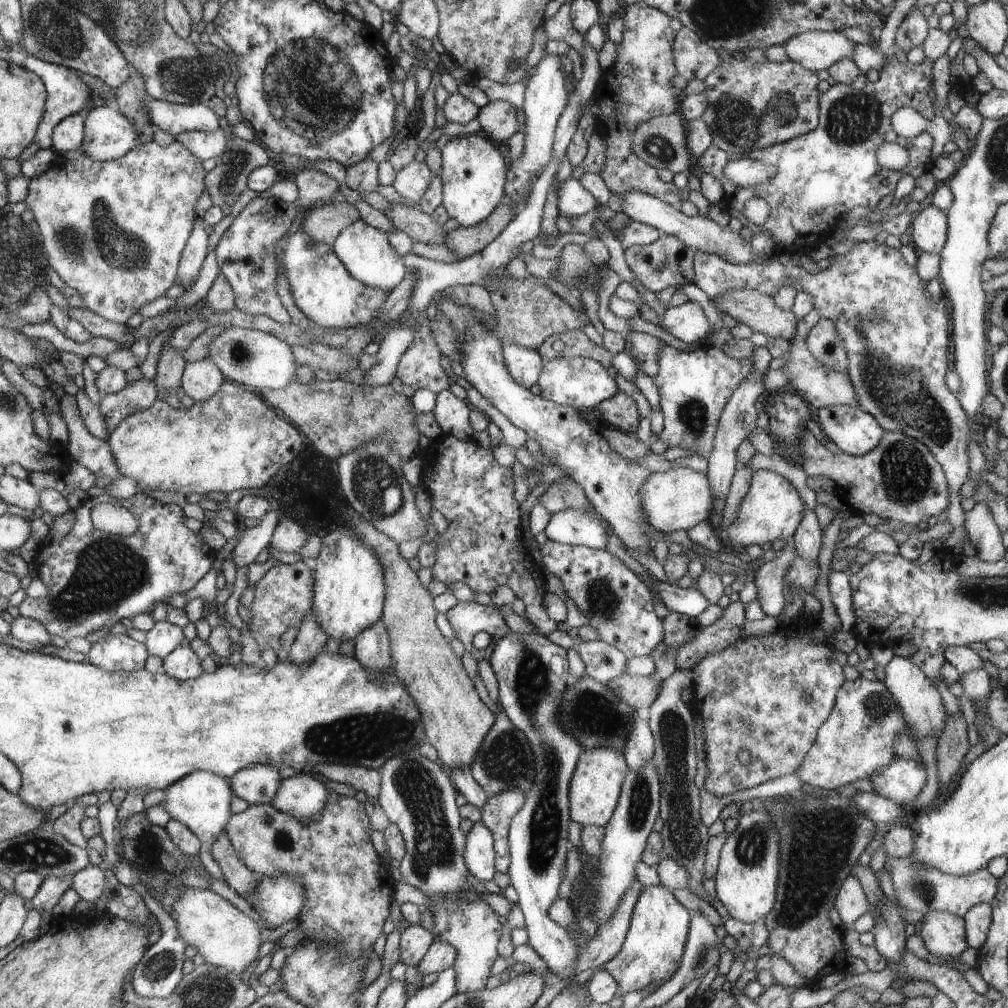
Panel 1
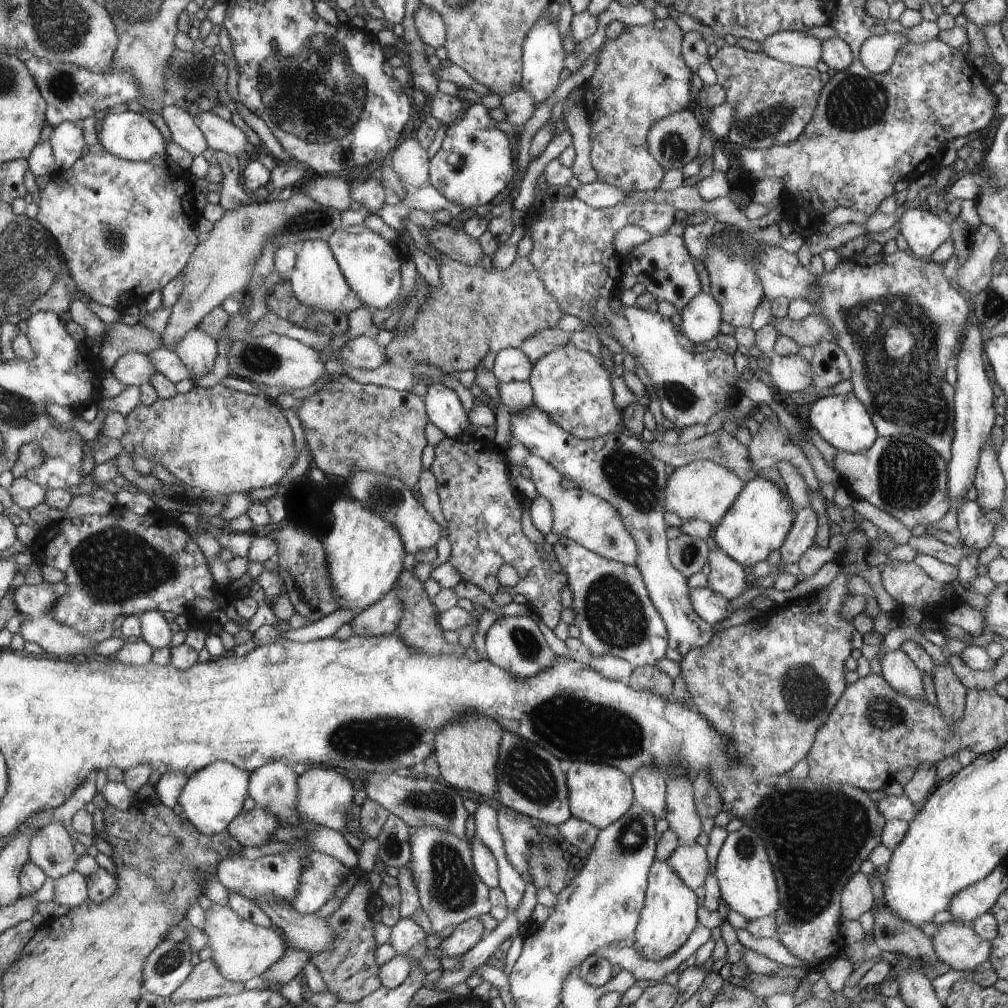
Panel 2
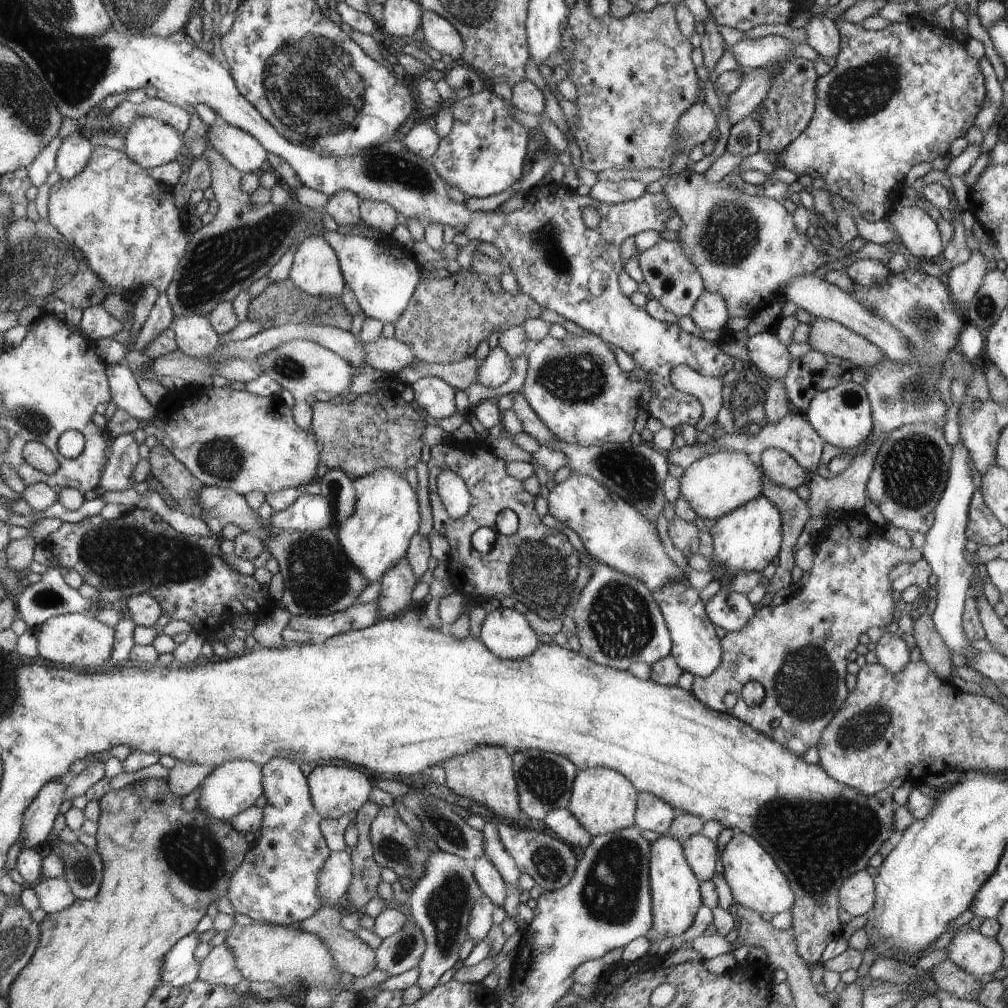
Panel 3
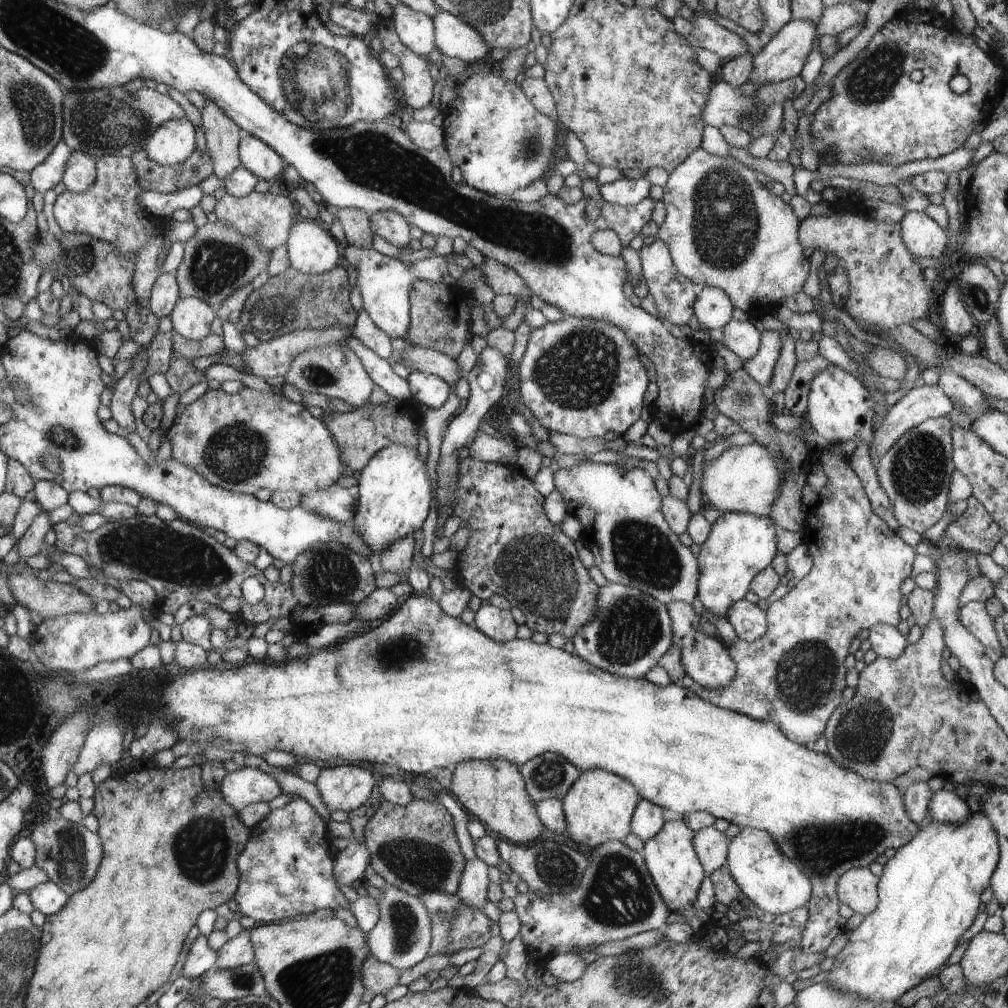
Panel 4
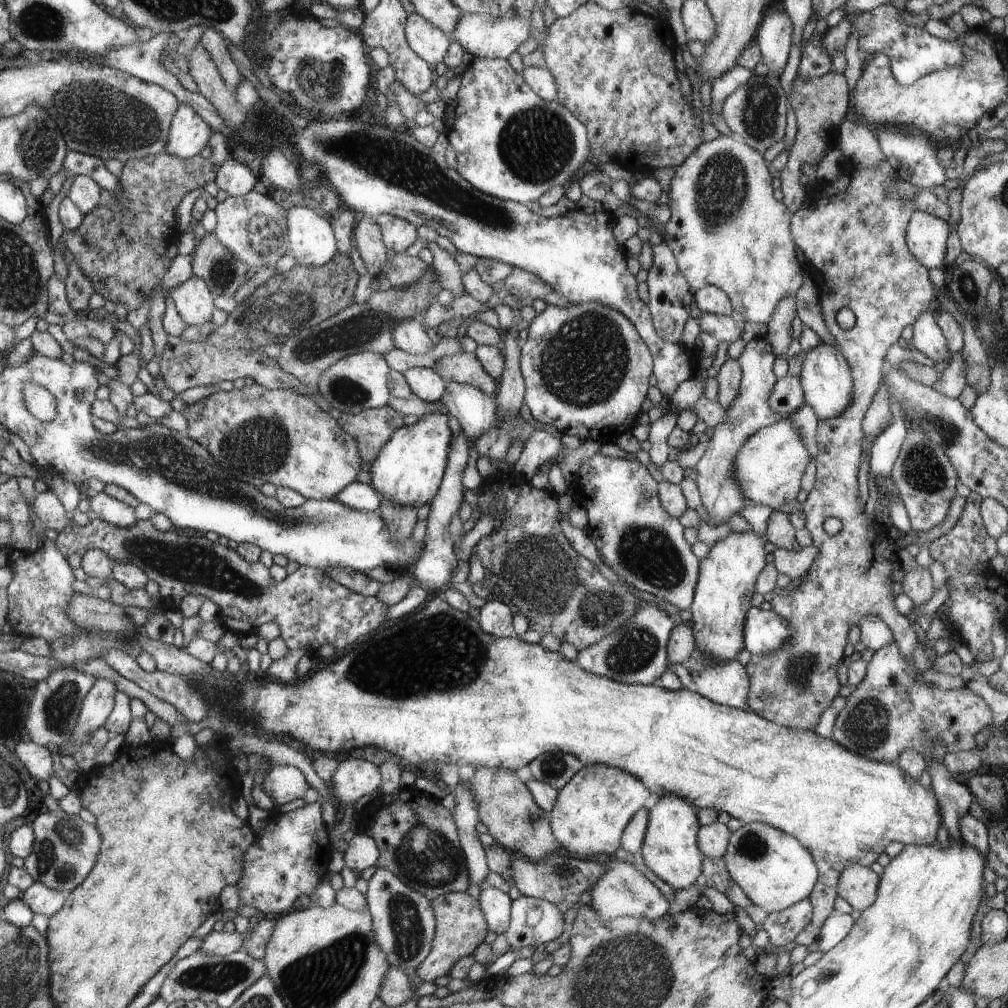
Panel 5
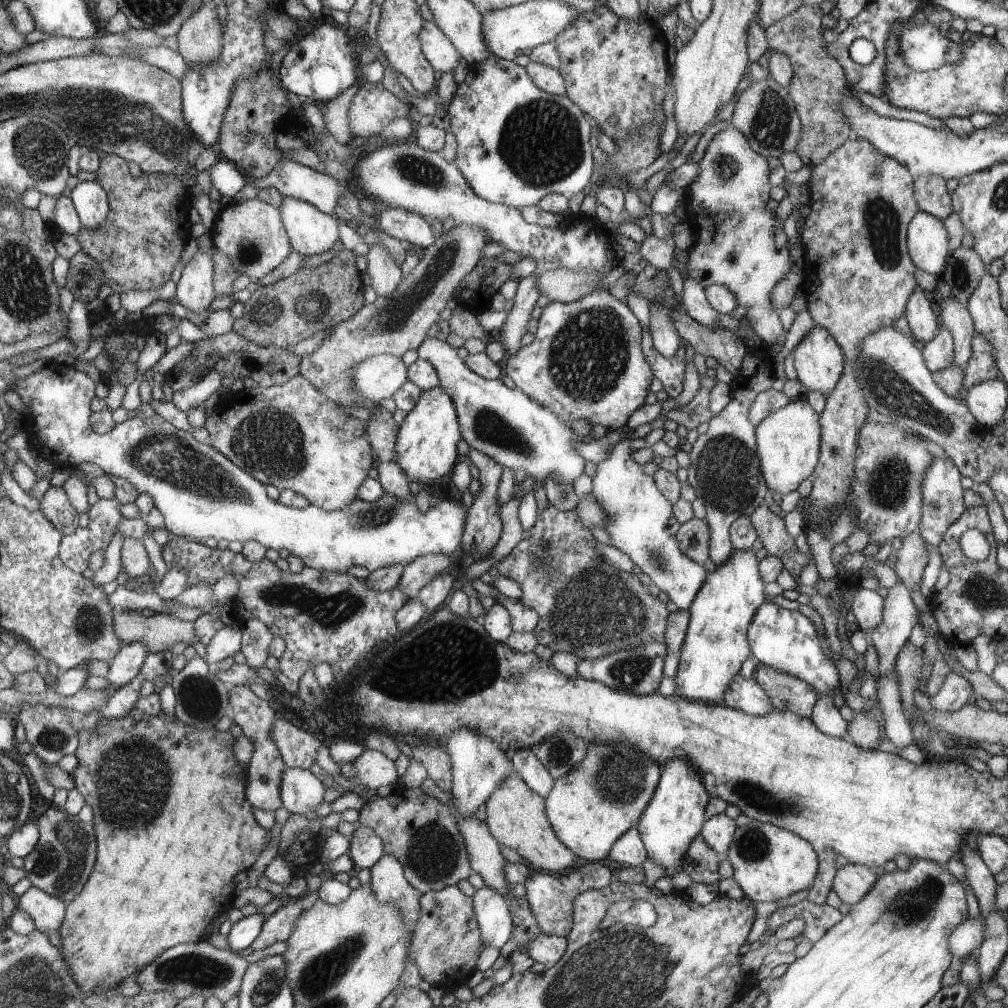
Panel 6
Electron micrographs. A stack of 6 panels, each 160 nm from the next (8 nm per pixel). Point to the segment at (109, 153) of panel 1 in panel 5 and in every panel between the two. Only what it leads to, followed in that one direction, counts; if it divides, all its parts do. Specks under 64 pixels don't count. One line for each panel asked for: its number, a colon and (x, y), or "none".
2: (128, 135)
3: (150, 142)
4: (174, 141)
5: (189, 133)

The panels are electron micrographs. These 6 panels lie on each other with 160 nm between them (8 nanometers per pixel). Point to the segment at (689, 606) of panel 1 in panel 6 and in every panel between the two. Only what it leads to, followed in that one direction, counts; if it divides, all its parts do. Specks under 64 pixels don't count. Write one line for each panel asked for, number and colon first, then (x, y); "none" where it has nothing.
2: (711, 607)
3: (730, 610)
4: (749, 622)
5: (764, 631)
6: (780, 637)

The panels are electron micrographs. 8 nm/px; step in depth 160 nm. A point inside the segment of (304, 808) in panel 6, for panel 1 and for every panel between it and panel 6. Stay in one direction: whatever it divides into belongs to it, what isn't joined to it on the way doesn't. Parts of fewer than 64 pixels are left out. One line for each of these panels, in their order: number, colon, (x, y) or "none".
1: (201, 800)
2: (213, 797)
3: (232, 787)
4: (248, 785)
5: (283, 783)

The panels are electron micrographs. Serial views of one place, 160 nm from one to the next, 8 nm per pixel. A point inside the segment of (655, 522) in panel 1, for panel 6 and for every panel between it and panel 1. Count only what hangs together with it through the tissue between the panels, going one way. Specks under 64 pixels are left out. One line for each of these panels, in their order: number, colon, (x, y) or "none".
2: (703, 490)
3: (715, 484)
4: (746, 478)
5: (768, 468)
6: (788, 441)

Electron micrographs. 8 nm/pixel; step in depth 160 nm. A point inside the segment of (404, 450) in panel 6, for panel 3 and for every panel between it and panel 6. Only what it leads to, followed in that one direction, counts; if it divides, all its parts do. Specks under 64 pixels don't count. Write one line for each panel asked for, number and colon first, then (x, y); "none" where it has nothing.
3: (375, 537)
4: (394, 498)
5: (408, 471)

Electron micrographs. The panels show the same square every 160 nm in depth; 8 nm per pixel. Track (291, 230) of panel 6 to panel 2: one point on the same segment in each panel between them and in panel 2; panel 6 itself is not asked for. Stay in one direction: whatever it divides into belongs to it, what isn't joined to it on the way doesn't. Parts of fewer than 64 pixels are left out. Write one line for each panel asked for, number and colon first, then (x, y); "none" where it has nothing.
2: (317, 281)
3: (315, 270)
4: (312, 250)
5: (311, 241)

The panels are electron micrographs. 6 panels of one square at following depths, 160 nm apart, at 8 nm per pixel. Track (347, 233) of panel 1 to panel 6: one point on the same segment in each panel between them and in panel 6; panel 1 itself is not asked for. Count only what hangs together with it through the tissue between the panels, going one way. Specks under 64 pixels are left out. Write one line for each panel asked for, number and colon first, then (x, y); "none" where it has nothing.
2: (371, 265)
3: (383, 278)
4: (385, 283)
5: (409, 336)
6: (506, 424)

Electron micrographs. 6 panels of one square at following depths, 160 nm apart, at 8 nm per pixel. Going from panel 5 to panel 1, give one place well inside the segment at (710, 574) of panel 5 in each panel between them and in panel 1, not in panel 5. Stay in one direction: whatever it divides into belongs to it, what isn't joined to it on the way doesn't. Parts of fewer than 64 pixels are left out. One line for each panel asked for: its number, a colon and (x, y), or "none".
1: (772, 509)
2: (758, 522)
3: (748, 538)
4: (740, 545)

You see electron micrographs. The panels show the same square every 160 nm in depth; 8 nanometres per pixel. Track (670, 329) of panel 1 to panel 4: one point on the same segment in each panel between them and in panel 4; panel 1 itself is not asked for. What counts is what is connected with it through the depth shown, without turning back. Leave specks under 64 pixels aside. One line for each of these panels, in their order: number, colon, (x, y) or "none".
2: (701, 318)
3: (710, 312)
4: (713, 309)

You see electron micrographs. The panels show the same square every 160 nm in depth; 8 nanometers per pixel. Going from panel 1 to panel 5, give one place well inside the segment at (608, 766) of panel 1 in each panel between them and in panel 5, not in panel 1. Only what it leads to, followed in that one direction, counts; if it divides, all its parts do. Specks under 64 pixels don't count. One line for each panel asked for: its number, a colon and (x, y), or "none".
2: (599, 794)
3: (603, 800)
4: (600, 805)
5: (592, 811)

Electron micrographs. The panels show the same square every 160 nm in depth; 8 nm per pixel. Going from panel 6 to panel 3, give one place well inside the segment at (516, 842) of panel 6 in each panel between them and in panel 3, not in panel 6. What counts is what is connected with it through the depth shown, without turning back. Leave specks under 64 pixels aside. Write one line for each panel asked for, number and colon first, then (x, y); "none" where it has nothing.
3: (486, 773)
4: (494, 792)
5: (506, 806)

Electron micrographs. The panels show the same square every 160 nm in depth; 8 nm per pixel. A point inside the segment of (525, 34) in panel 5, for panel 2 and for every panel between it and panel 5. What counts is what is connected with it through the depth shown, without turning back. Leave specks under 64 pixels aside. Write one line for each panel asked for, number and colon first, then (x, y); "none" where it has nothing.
2: (430, 25)
3: (438, 33)
4: (453, 37)

